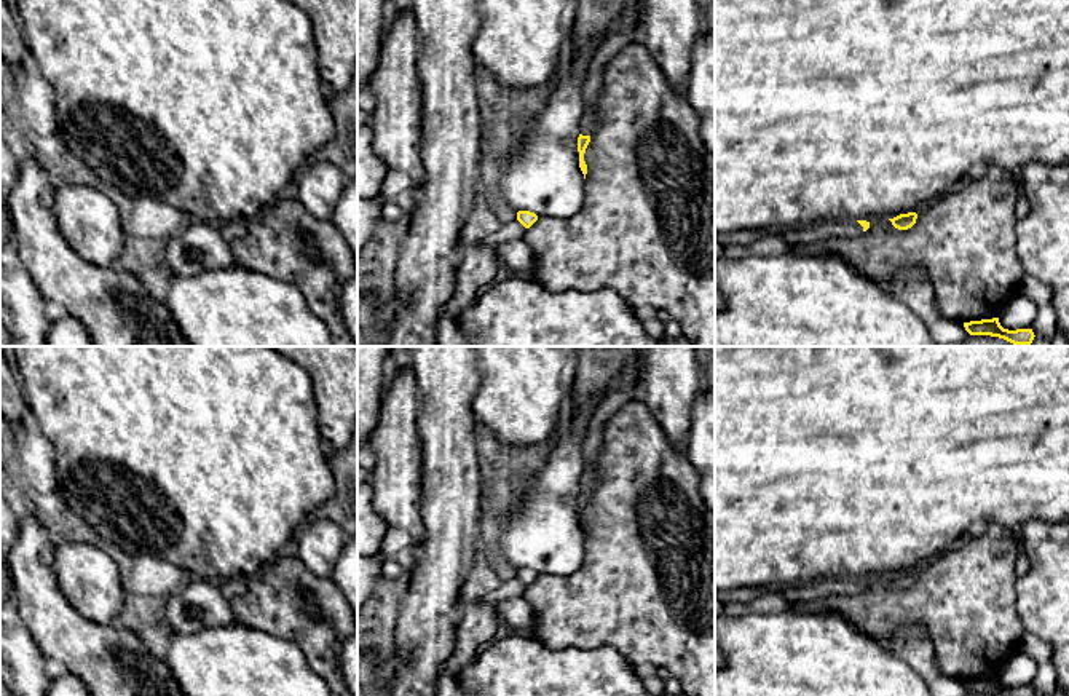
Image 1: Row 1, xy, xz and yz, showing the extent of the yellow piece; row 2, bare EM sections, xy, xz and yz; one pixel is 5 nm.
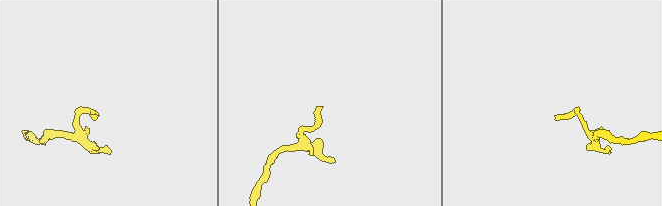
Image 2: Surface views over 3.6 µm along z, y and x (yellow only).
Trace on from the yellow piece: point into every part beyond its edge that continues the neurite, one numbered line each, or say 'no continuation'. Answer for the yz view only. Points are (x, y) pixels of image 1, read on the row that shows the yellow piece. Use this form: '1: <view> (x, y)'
1: yz (819, 230)

